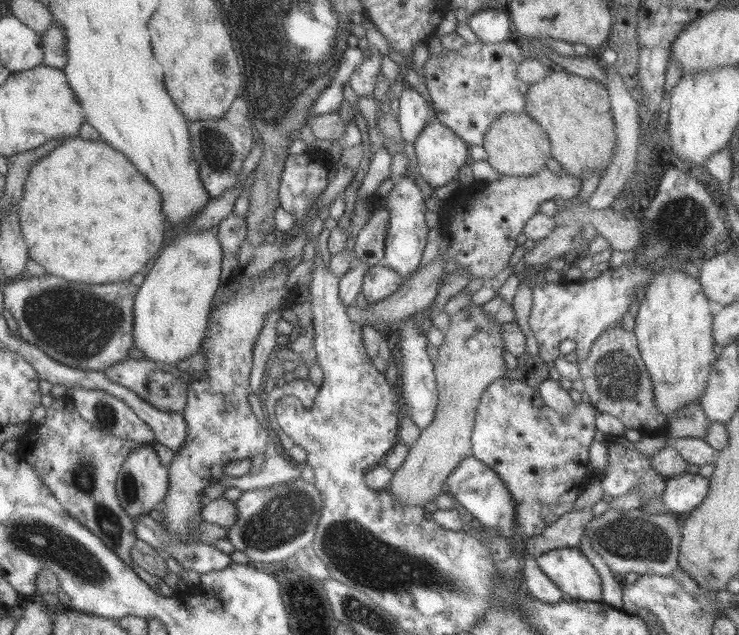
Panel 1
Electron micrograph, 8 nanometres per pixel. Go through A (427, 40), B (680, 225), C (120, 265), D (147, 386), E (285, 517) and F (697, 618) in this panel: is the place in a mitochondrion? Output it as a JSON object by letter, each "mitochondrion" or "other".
{"A":"other","B":"mitochondrion","C":"other","D":"other","E":"mitochondrion","F":"mitochondrion"}

